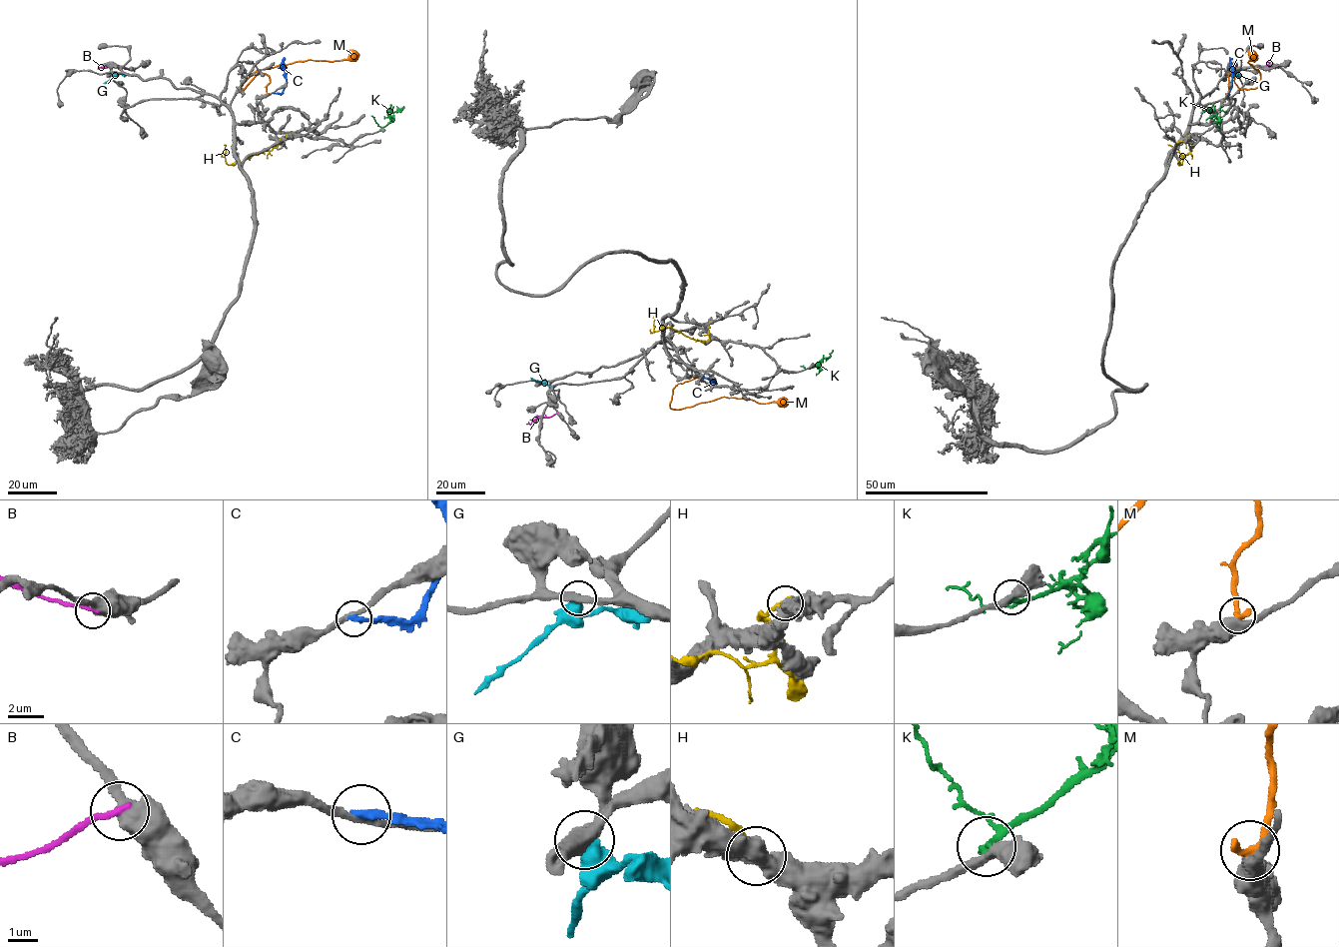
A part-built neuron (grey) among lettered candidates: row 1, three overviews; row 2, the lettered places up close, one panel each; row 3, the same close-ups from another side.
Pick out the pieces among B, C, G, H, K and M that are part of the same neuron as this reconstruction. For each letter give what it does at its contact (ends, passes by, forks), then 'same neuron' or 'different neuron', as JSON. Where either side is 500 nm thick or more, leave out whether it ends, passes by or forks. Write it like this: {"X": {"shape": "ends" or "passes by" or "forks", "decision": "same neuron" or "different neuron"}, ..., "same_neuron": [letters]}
{"B": {"decision": "different neuron"}, "C": {"shape": "ends", "decision": "same neuron"}, "G": {"decision": "different neuron"}, "H": {"decision": "different neuron"}, "K": {"shape": "passes by", "decision": "different neuron"}, "M": {"decision": "different neuron"}, "same_neuron": ["C"]}

